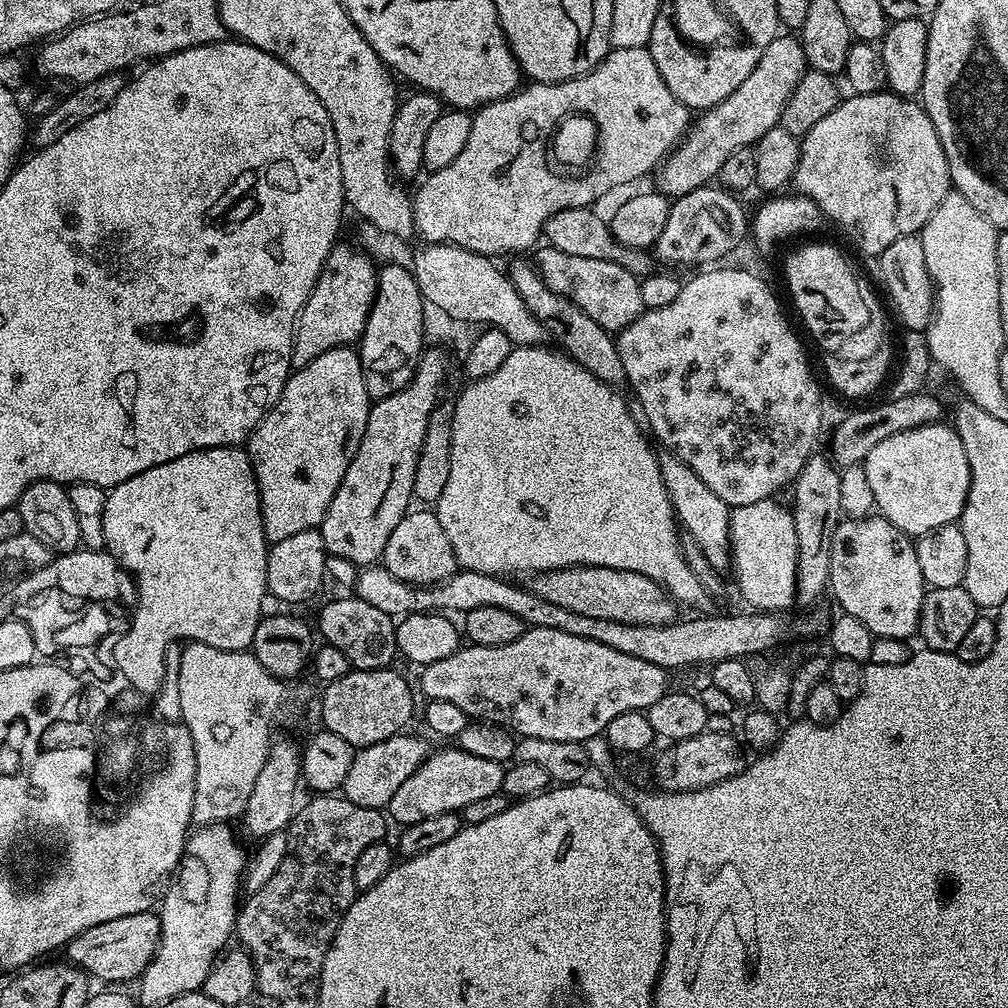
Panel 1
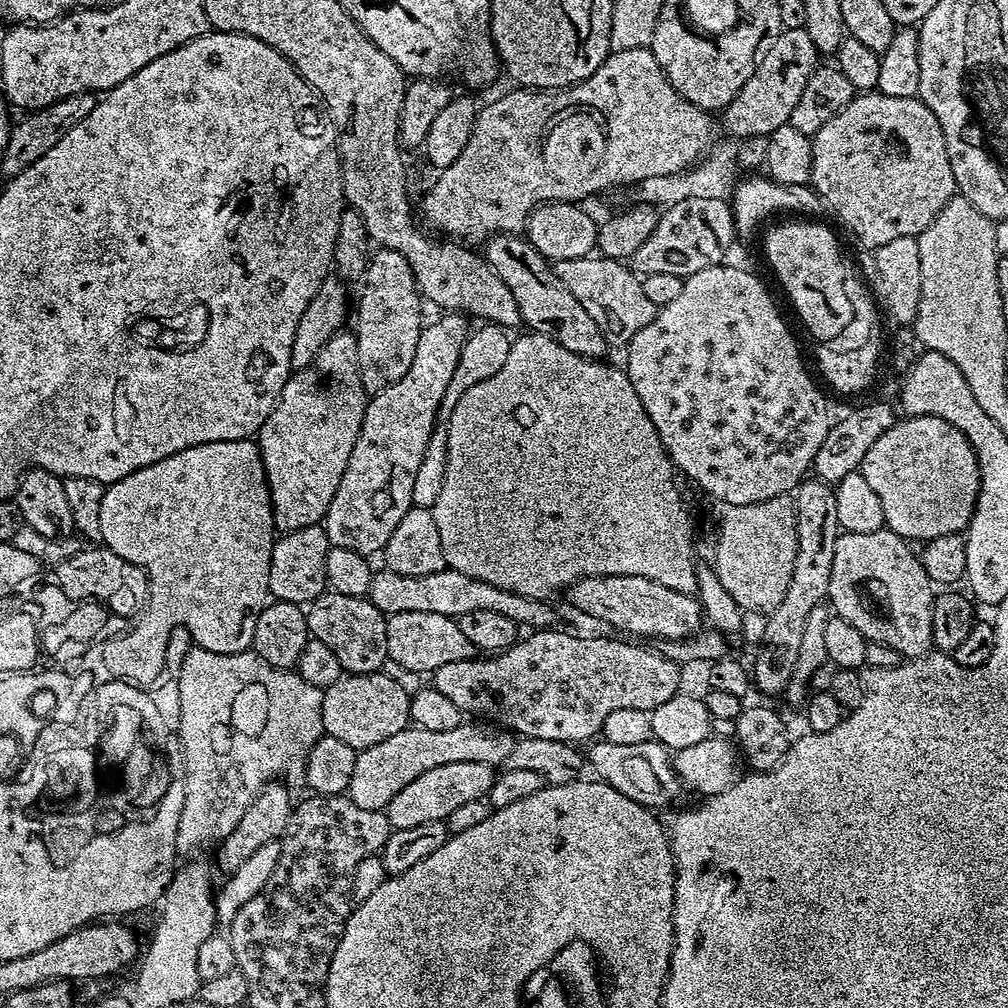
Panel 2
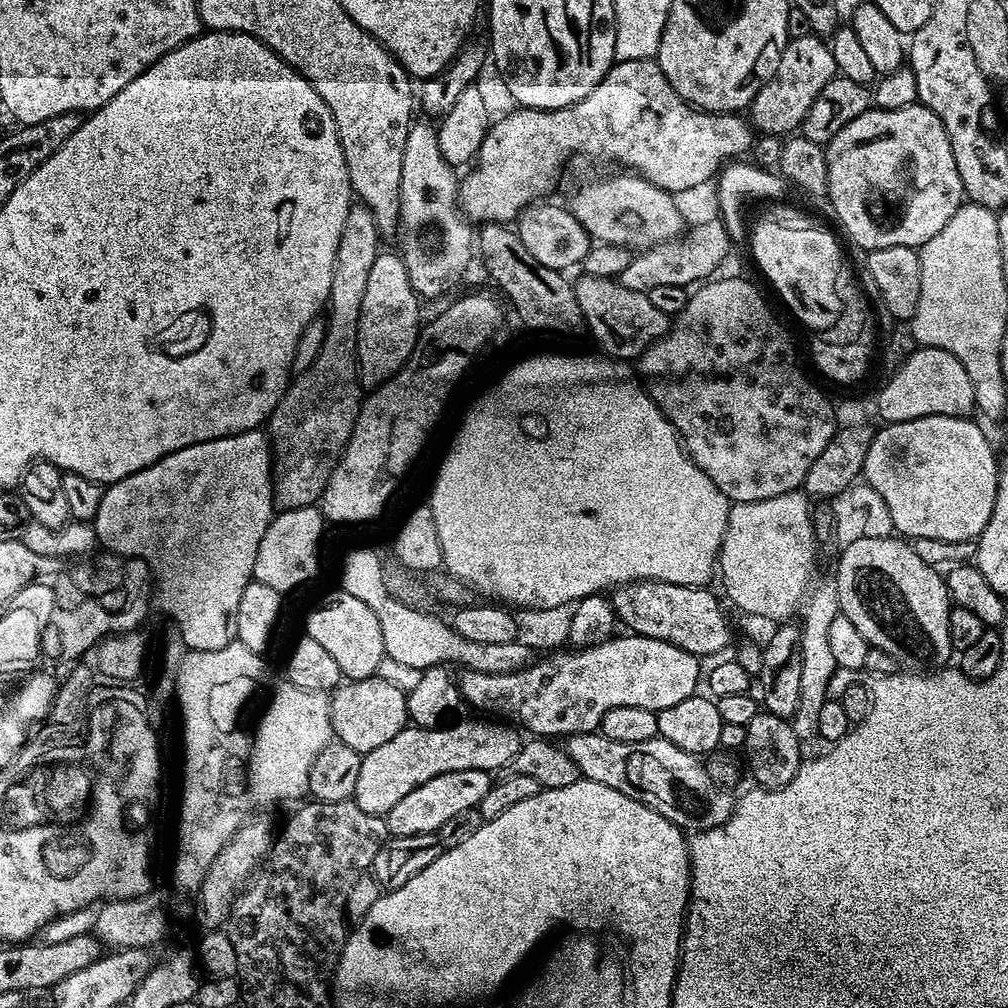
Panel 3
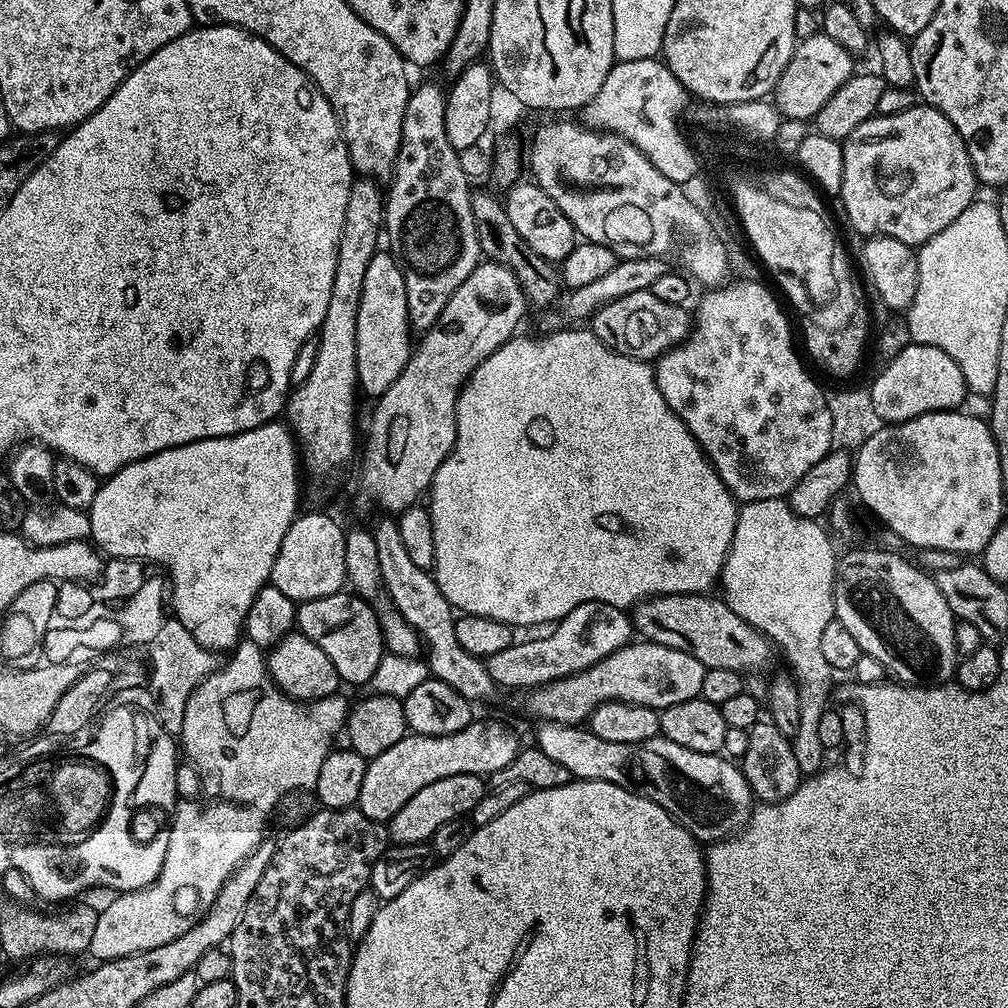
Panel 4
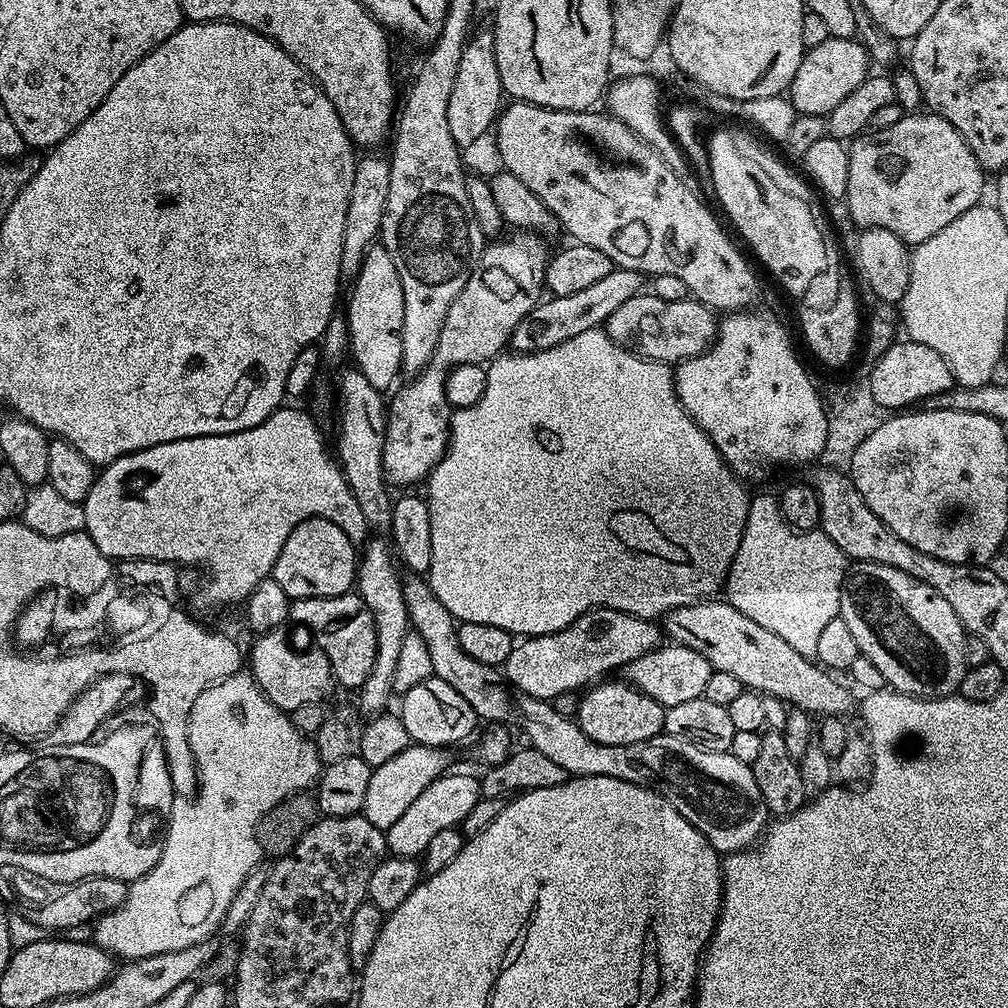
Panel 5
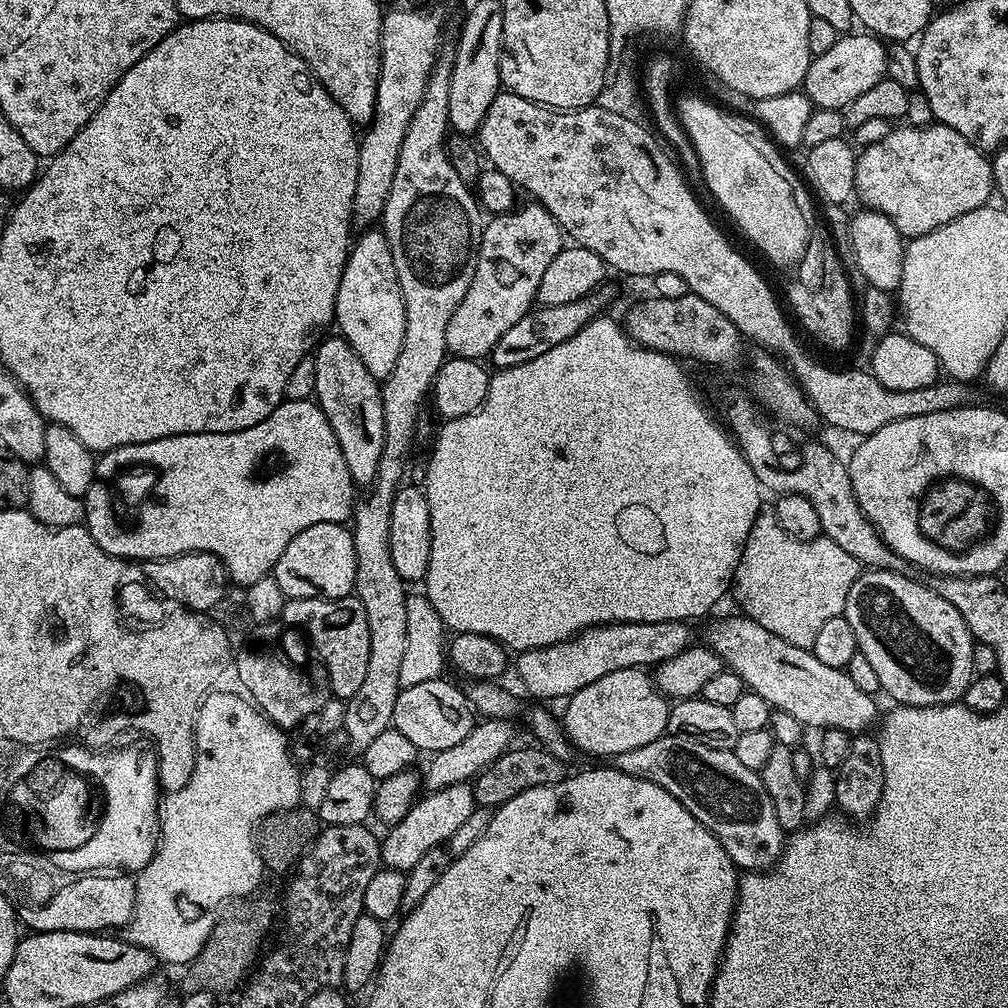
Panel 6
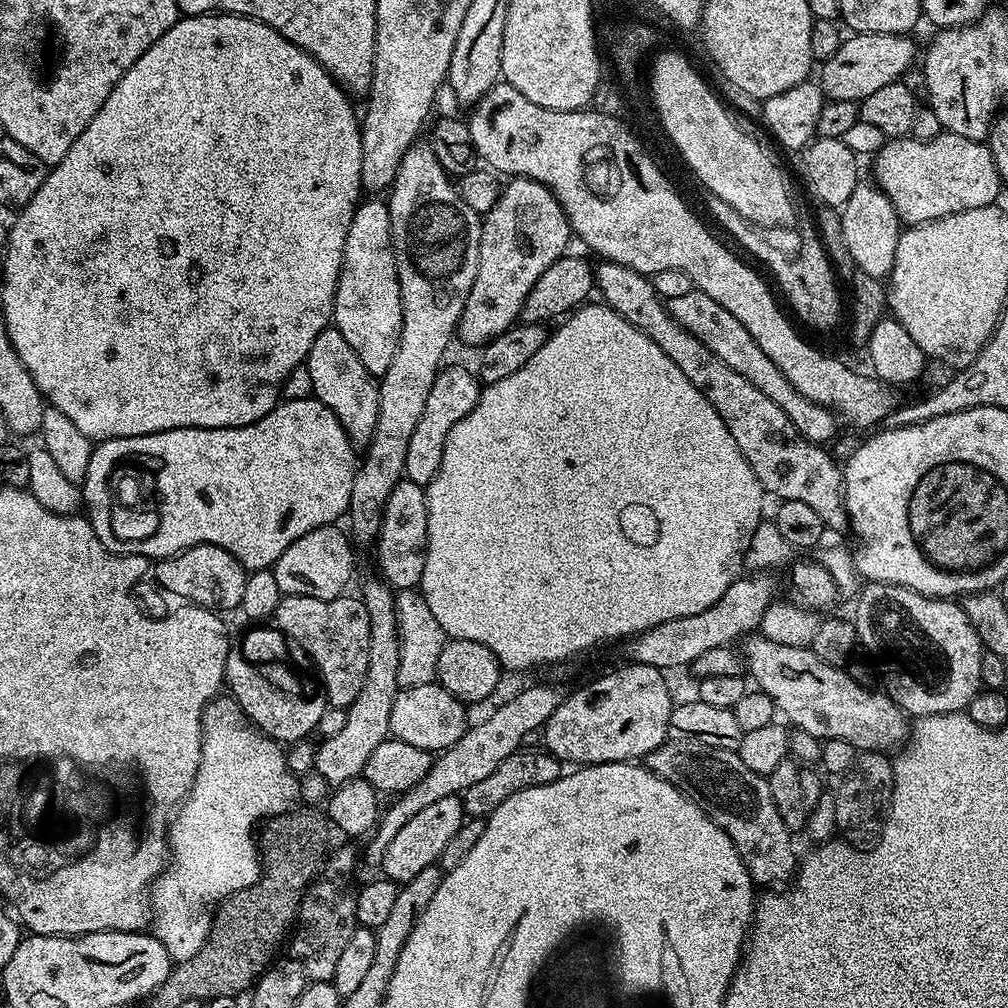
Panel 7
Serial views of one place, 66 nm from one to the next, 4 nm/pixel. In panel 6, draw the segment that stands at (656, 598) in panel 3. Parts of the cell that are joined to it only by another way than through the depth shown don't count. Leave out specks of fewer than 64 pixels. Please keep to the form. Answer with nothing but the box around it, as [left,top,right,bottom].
[706,614,877,734]

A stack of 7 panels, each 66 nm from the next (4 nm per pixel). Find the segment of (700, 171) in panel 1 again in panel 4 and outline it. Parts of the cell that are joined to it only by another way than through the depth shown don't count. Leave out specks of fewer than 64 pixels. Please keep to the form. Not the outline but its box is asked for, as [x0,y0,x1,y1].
[774,30,854,121]

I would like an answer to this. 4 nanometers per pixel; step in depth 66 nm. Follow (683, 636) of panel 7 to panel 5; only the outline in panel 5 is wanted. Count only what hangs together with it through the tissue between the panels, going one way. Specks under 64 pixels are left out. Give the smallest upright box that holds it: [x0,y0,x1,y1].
[502,608,662,702]

